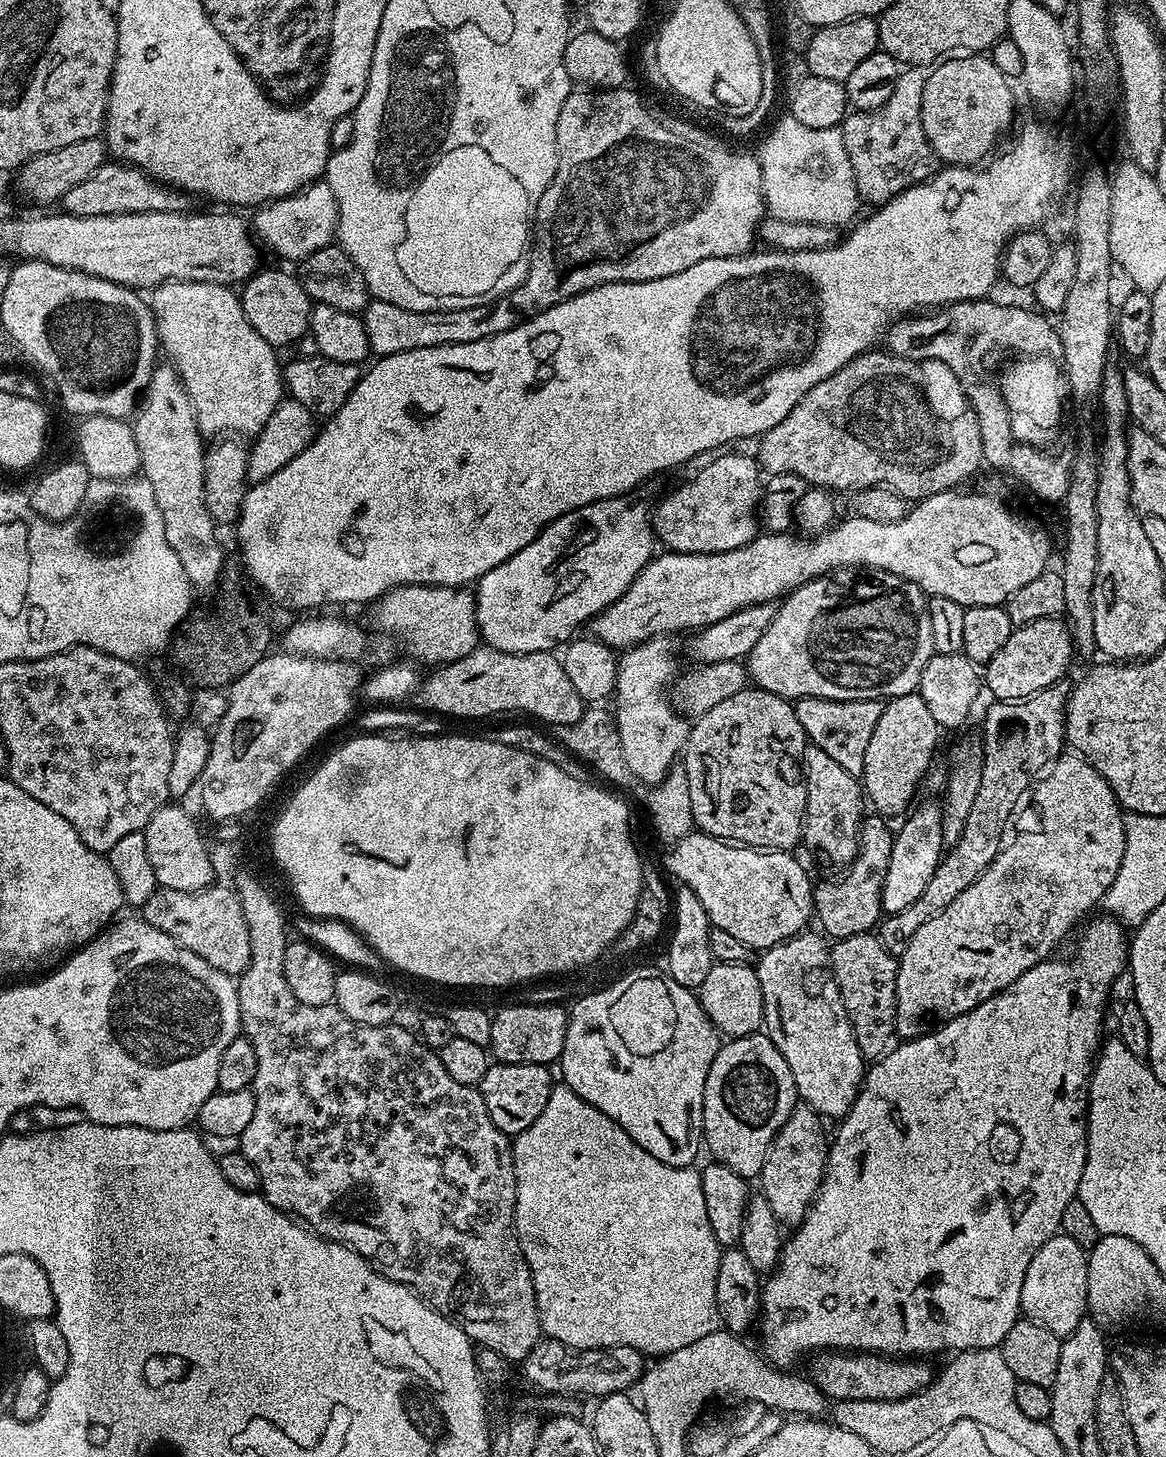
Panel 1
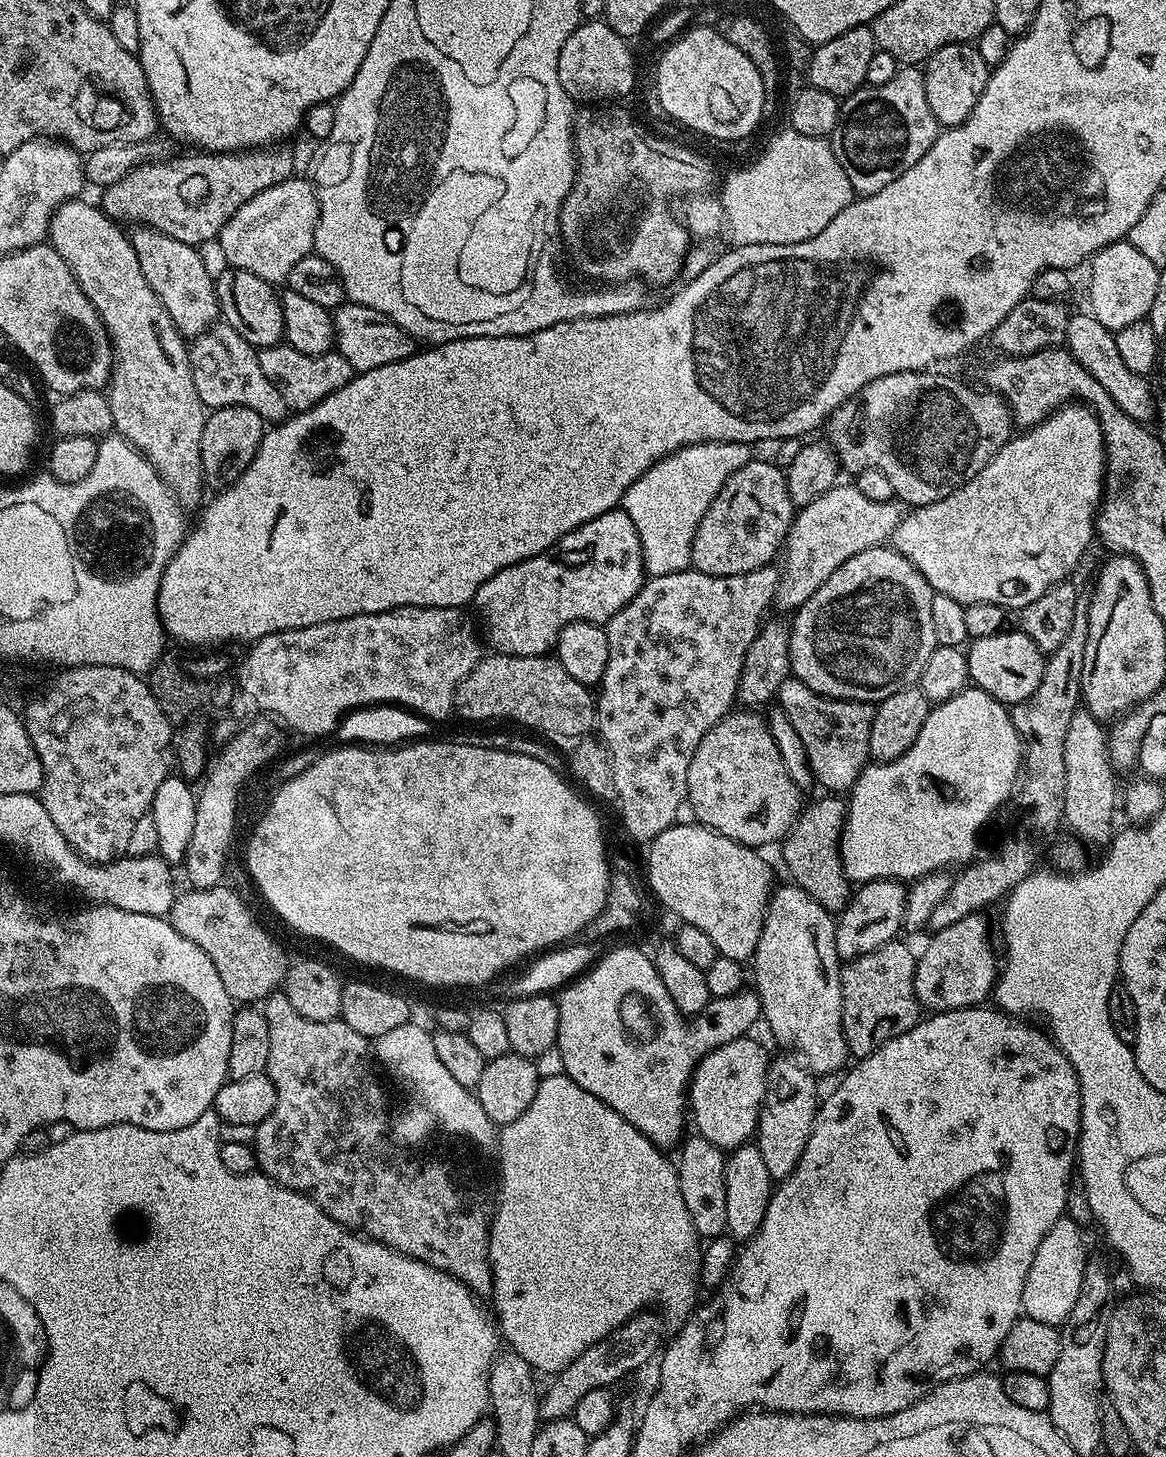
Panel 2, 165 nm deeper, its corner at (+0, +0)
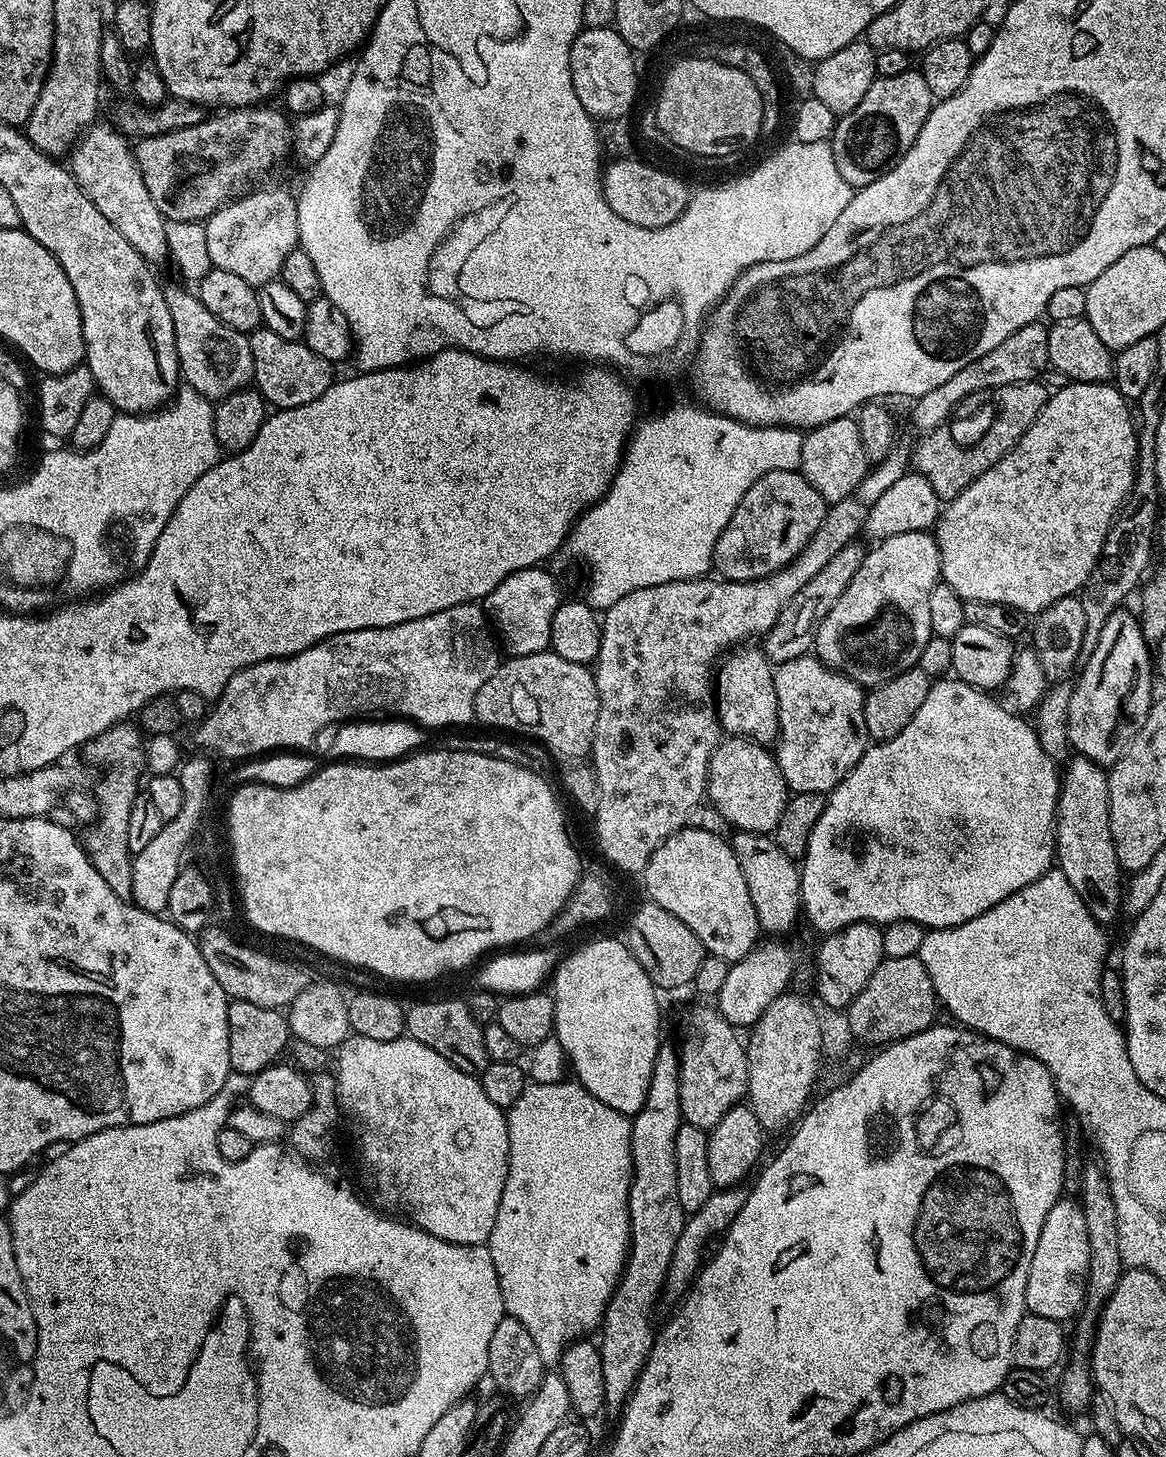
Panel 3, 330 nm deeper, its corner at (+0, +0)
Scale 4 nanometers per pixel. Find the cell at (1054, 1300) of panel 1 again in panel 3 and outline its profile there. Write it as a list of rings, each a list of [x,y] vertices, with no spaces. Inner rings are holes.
[[[1061,1198],[1057,1204],[1050,1206],[1050,1214],[1046,1214],[1046,1222],[1042,1222],[1042,1230],[1038,1234],[1038,1246],[1034,1246],[1034,1258],[1026,1278],[1025,1309],[1034,1316],[1071,1321],[1081,1311],[1086,1299],[1089,1266],[1090,1242],[1086,1238],[1086,1218],[1075,1199]]]

